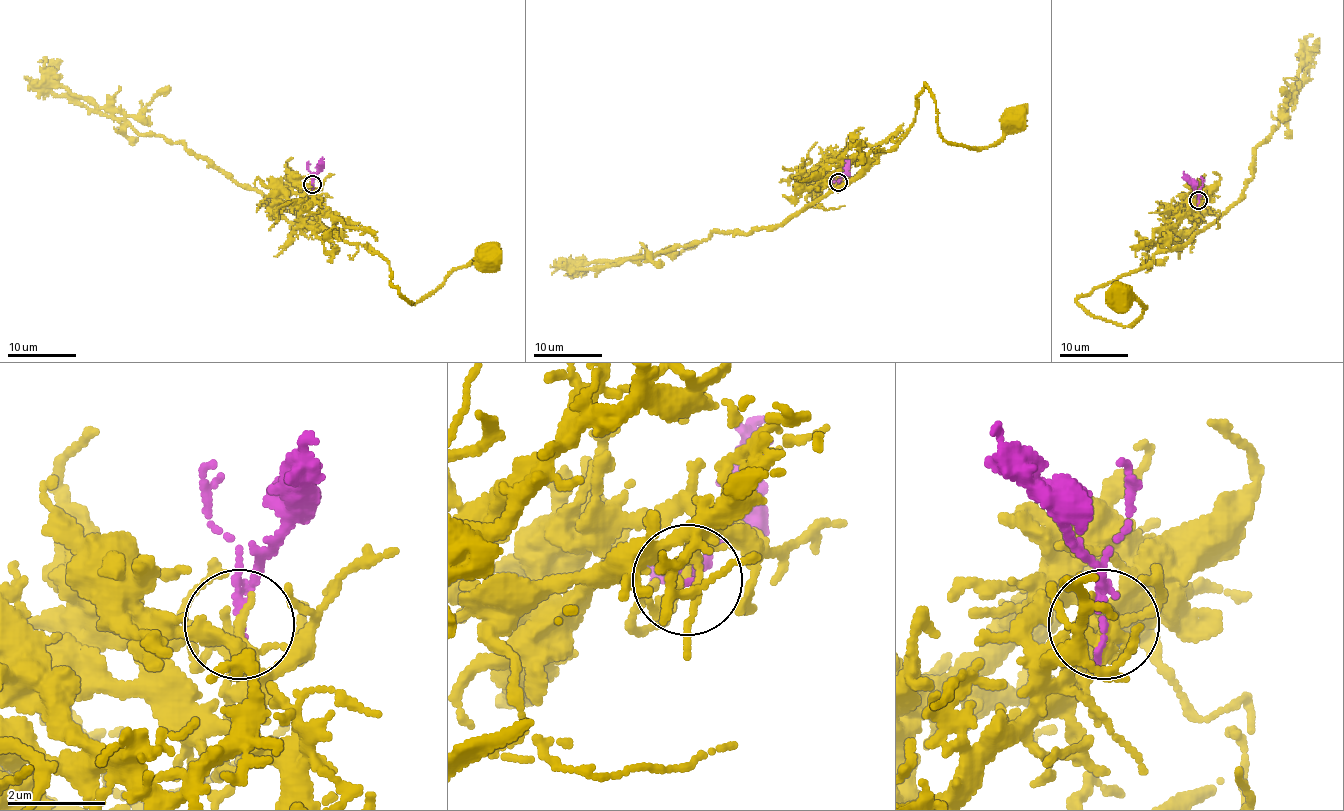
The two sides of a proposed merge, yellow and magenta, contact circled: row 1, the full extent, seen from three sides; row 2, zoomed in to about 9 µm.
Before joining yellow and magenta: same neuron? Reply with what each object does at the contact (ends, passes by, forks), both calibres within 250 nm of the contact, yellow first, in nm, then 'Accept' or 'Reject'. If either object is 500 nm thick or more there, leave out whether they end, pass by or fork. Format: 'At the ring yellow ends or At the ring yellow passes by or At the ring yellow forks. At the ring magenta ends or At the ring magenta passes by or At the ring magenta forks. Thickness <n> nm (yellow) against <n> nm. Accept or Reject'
At the ring yellow forks. At the ring magenta passes by. Thickness 180 nm (yellow) against 110 nm. Accept

